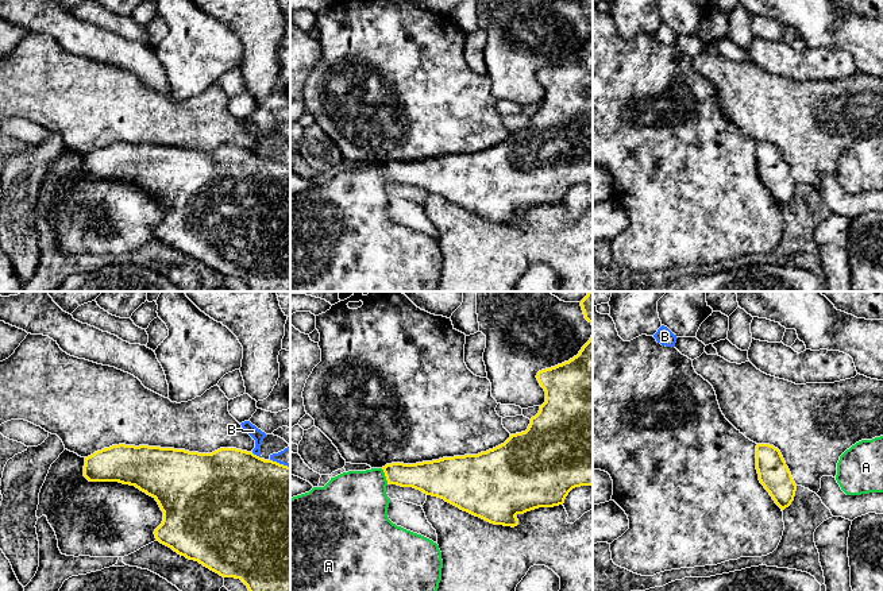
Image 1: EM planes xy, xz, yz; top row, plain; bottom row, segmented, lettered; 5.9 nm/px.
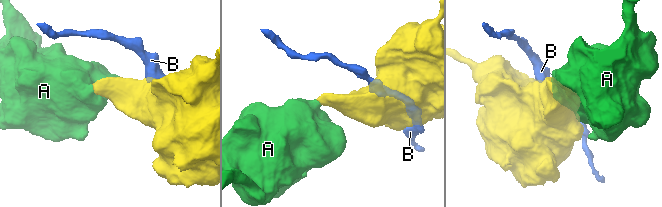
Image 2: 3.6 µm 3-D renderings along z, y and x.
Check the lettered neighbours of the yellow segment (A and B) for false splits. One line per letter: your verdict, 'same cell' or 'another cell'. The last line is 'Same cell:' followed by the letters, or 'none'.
A: same cell
B: another cell
Same cell: A

